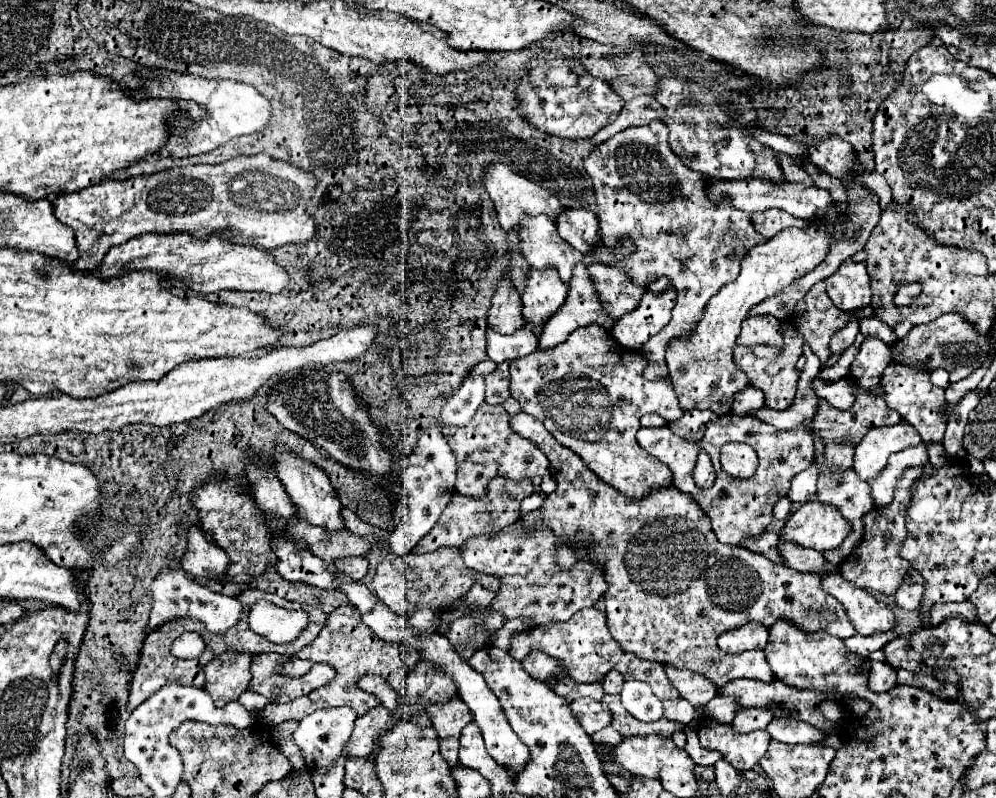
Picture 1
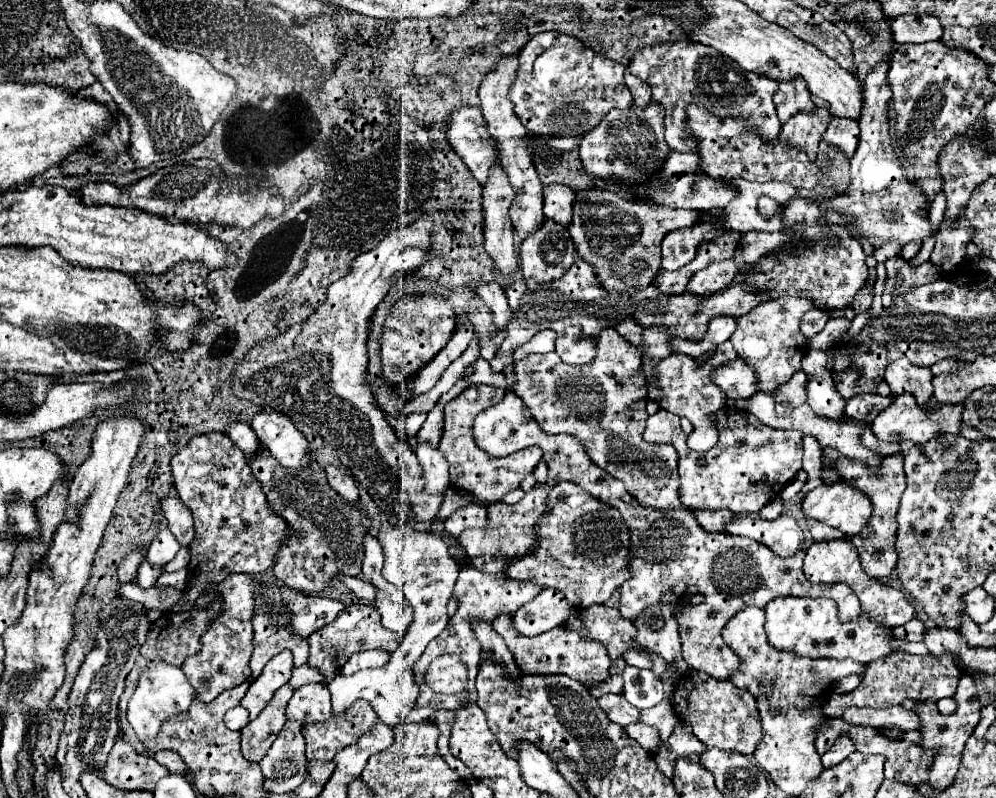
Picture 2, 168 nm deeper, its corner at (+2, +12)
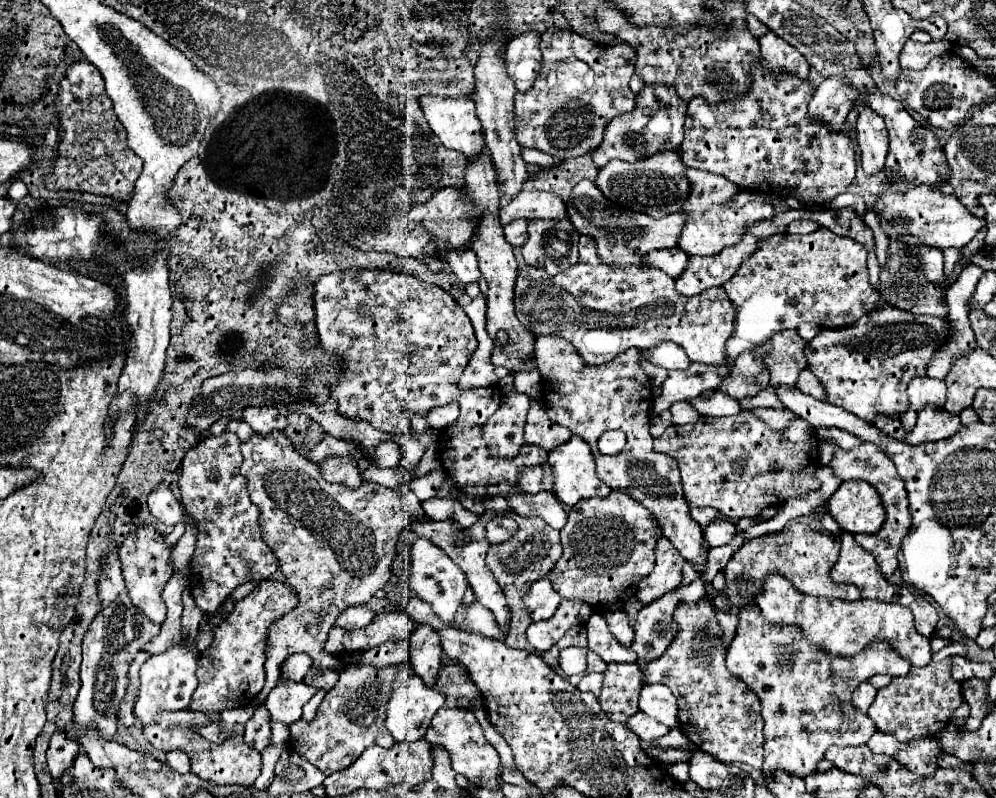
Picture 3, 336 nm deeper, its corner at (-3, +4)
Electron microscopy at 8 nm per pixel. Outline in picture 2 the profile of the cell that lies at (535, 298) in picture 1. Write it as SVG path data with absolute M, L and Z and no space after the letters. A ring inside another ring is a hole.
M545 219L543 227L521 243L519 259L521 259L521 271L523 271L525 279L535 279L537 283L555 281L559 277L563 277L563 273L567 273L567 269L573 265L575 245L571 241L567 227L561 227L555 221Z

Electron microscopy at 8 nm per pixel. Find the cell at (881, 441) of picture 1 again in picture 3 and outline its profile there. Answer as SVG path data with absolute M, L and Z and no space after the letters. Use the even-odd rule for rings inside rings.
M926 407L924 411L918 413L916 427L912 433L908 433L904 437L904 441L910 445L940 441L940 439L948 439L954 433L958 433L960 427L962 427L962 423L960 423L958 415Z

